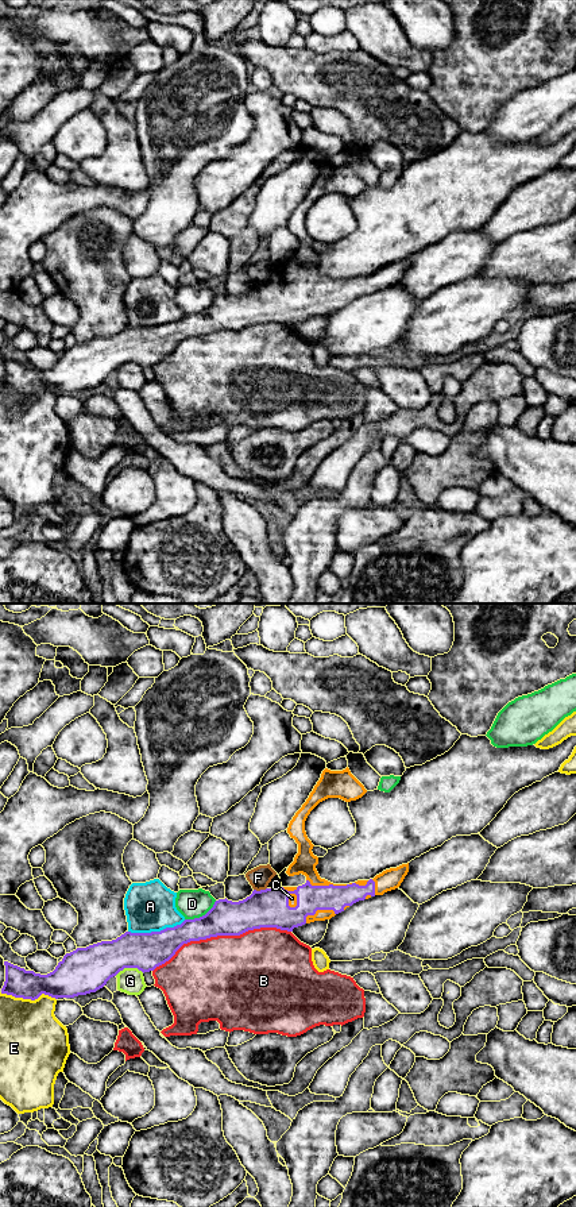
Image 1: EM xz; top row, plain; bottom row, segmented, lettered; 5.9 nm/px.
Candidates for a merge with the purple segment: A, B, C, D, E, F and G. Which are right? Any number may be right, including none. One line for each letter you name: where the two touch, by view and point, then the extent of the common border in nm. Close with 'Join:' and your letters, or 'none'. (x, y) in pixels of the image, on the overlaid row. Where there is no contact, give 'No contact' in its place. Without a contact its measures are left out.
C: Touches purple at xz (327, 886). Shared border 260 nm
Join: C

